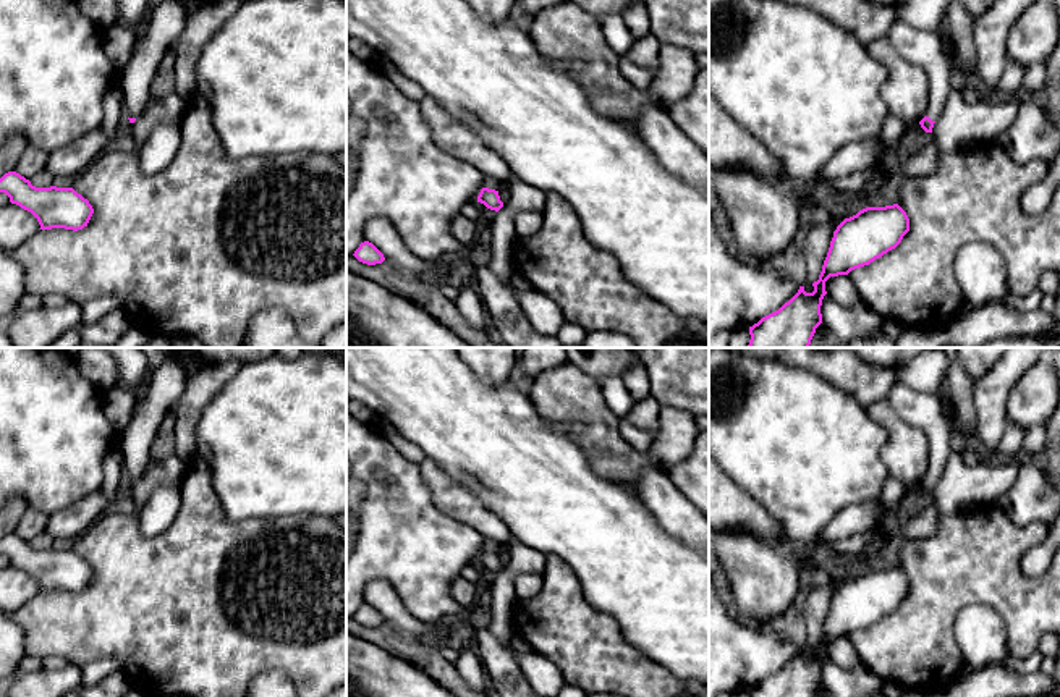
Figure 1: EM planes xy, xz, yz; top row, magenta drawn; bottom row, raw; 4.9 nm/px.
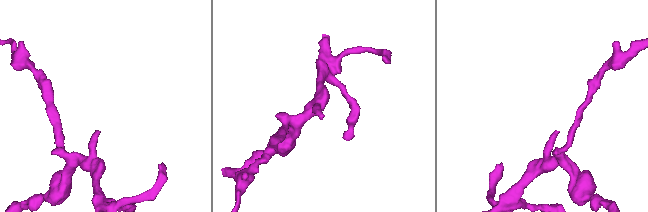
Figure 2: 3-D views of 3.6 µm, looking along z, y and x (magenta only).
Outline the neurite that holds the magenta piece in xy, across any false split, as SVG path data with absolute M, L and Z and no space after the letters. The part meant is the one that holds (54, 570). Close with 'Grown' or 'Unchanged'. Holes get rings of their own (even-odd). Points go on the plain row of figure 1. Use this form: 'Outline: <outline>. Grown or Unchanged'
Outline: M8 534L0 540L0 555L5 555L11 566L31 574L40 592L78 594L87 589L94 576L89 563L73 550L36 550L16 534Z. Unchanged

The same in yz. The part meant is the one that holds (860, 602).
Outline: M898 566L866 569L845 581L833 594L819 642L812 645L814 653L806 655L804 648L799 648L778 673L749 689L749 697L814 697L822 686L825 644L869 627L895 611L908 594L909 581Z. Unchanged

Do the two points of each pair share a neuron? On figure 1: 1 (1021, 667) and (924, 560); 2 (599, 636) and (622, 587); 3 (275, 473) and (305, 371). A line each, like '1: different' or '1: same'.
1: different
2: different
3: same

